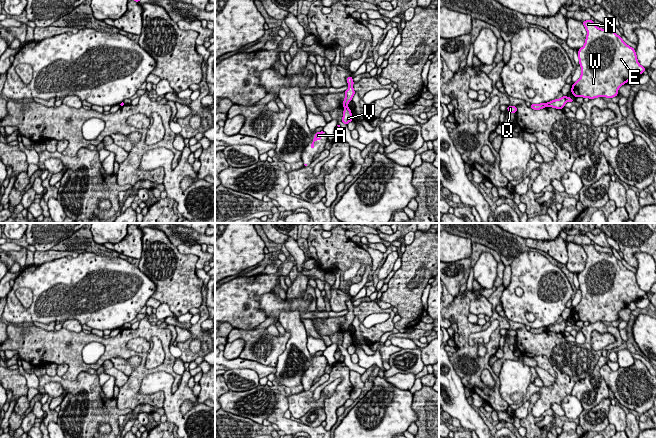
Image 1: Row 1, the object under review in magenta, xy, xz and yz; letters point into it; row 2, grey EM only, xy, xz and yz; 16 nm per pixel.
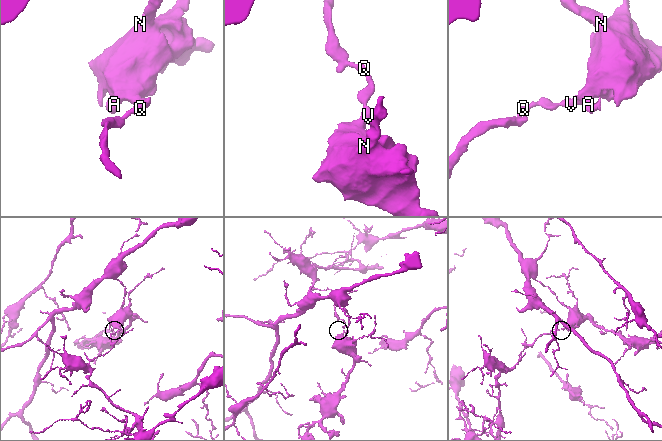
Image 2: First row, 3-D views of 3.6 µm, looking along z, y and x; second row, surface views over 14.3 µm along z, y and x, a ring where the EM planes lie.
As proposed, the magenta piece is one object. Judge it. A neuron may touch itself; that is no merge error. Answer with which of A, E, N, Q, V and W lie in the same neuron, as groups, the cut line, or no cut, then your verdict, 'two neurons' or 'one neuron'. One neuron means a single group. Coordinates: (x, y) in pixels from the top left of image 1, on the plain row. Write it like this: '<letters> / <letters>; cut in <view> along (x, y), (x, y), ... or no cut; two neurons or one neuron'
A E N V W / Q; cut in xz along (344, 330), (347, 331); two neurons

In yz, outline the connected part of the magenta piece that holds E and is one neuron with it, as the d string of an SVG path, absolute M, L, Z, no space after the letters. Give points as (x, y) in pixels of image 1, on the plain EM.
M582 245L587 254L585 268L578 274L581 300L572 308L571 316L575 321L613 322L618 319L618 313L630 302L643 298L646 294L637 284L635 273L628 270L613 254L598 252L594 245Z

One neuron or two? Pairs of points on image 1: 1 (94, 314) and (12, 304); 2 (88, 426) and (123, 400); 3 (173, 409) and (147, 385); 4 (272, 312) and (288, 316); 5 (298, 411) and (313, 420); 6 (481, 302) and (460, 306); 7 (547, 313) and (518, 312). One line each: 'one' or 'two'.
1: one
2: two
3: one
4: two
5: two
6: two
7: one

